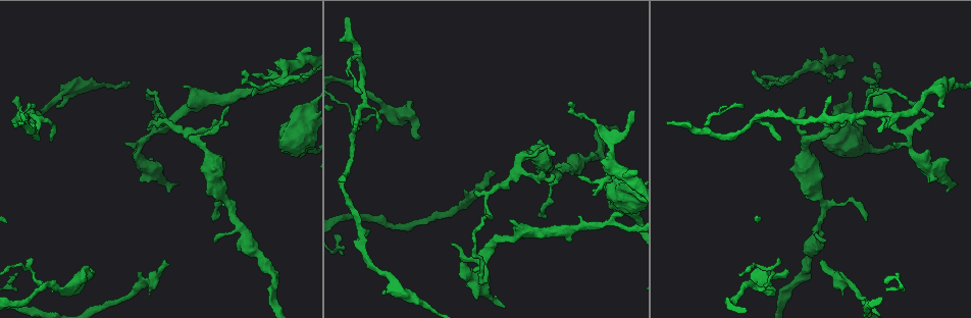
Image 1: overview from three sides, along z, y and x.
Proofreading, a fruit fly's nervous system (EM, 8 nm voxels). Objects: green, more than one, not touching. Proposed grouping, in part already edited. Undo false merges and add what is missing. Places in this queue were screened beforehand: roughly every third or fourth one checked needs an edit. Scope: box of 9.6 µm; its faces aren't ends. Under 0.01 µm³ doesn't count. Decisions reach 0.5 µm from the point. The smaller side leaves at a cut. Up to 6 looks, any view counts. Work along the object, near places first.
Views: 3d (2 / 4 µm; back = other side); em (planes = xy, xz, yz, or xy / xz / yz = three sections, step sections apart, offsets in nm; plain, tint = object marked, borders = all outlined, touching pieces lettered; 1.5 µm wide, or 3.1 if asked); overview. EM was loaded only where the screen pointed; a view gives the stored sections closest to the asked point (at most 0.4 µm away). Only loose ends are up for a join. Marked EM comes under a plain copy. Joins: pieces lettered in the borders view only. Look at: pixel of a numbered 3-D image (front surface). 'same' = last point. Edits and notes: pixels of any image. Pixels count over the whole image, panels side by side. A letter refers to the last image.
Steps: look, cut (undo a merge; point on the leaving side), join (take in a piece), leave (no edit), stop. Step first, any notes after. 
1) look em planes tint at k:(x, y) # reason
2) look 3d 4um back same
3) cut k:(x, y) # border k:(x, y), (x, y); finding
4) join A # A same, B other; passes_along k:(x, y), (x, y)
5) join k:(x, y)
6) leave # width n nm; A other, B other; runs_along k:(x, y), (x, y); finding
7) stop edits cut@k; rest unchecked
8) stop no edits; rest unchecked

look em planes tint at 1:(35, 118) # a fork

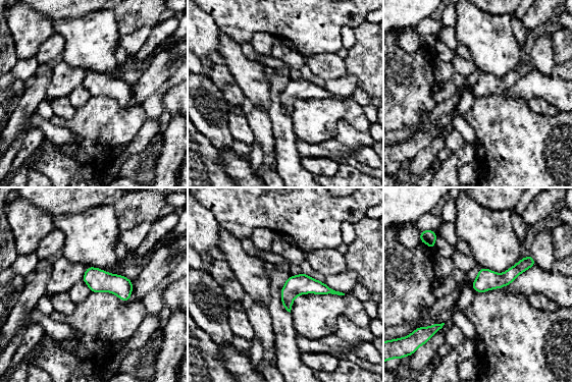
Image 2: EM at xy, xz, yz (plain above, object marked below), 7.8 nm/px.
look em planes borders same # see the neighbours

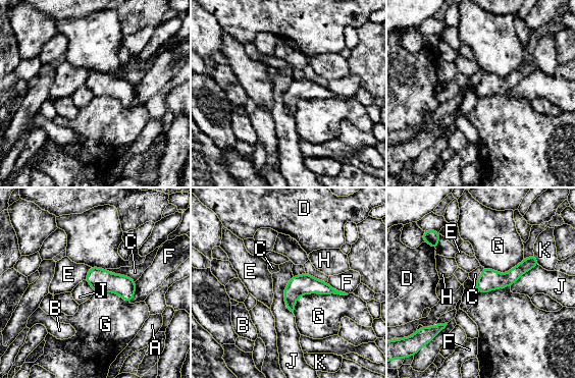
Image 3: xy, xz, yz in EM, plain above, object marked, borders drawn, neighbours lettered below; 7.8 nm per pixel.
leave # width 160 nm; A other, B other, C other, D other, E other, F other, G other, H other, J other, K other; runs_along 3:(533, 259), (479, 288); all the same neuron

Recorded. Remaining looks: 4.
look 3d 4um at 1:(164, 260) # free end

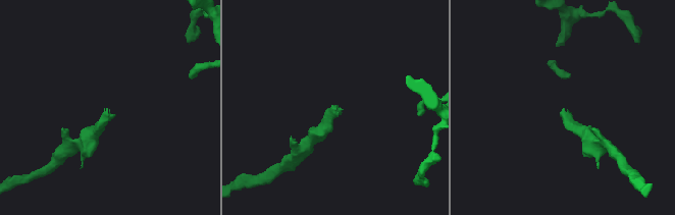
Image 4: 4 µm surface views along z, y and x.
look em yz step 4 borders at 4:(331, 110) # now the EM

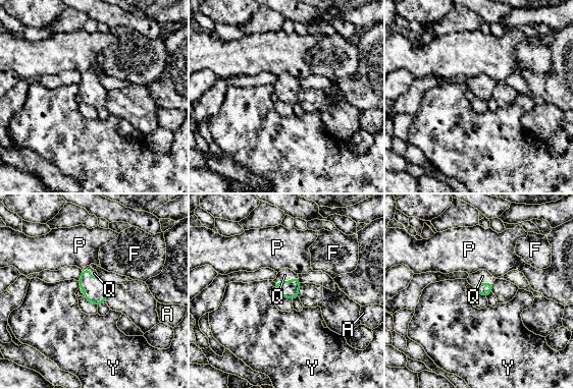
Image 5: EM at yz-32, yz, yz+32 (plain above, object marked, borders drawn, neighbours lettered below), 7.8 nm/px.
look em planes borders same # another direction

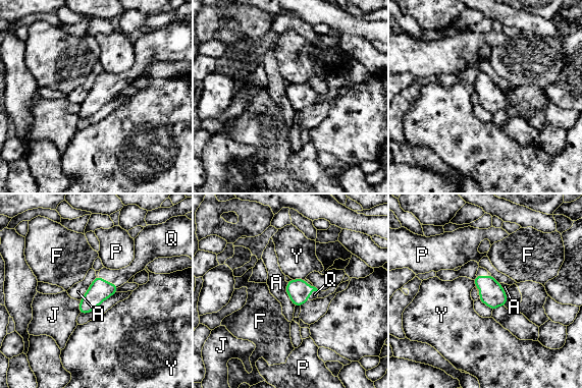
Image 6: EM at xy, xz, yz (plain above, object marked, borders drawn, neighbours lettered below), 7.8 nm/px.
join Q # width 170 nm; A other, F other, J other, P other, Q same, Y other; passes_along 6:(99, 290), (108, 283), (118, 277); the neuron continues

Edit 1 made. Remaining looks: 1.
look em planes borders at 1:(786, 272) # an open end

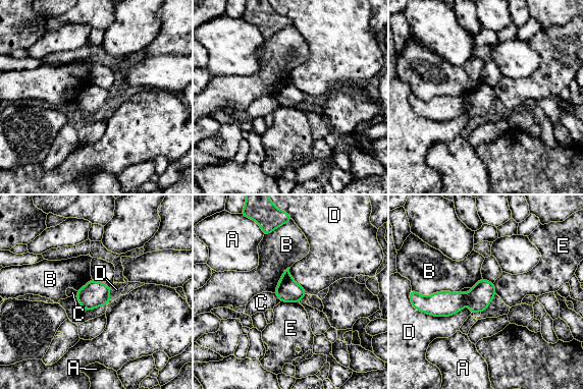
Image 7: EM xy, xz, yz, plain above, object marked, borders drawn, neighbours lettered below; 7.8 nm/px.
leave # width 180 nm; A other, B other, C other, D other, E other; border 7:(281, 300), (299, 302); no lettered piece goes on from it

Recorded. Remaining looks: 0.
stop edits join@6; rest unchecked

